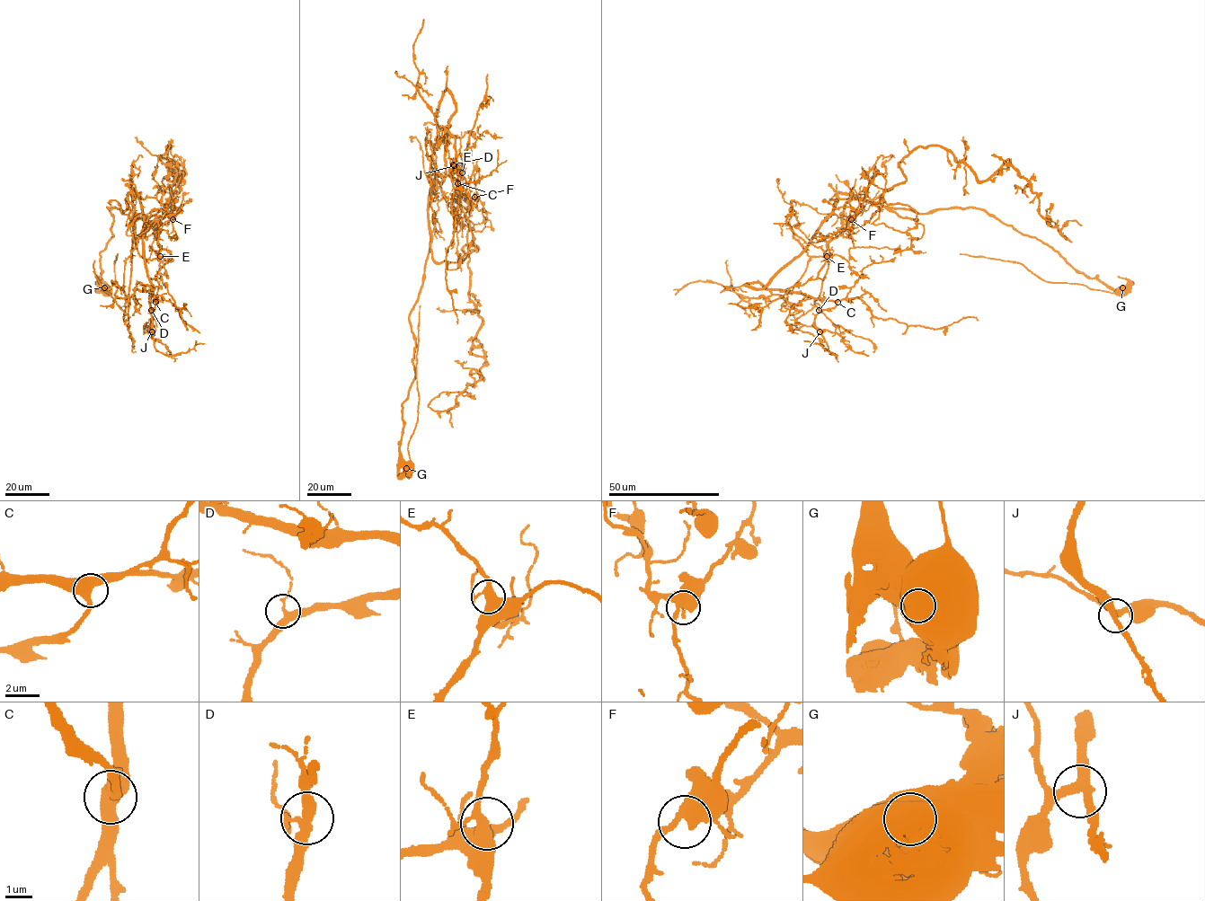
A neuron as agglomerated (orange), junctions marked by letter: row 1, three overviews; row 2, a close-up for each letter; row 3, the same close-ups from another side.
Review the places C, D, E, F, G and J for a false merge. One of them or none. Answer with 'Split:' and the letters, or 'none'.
Split: G

